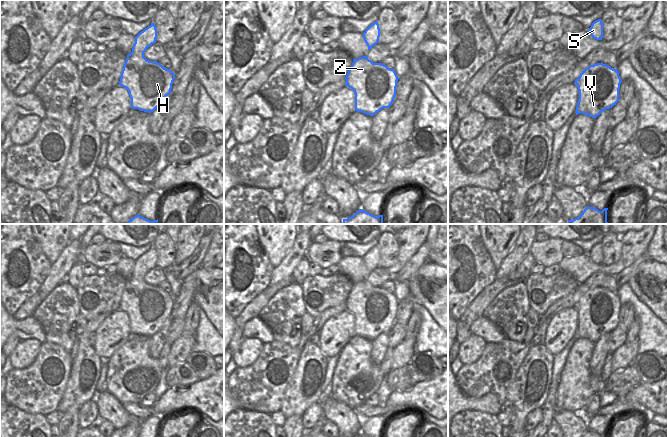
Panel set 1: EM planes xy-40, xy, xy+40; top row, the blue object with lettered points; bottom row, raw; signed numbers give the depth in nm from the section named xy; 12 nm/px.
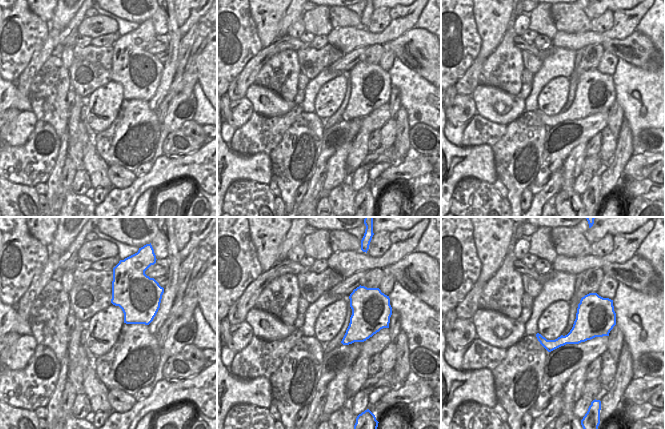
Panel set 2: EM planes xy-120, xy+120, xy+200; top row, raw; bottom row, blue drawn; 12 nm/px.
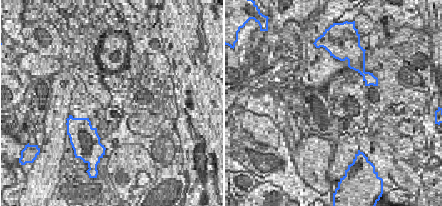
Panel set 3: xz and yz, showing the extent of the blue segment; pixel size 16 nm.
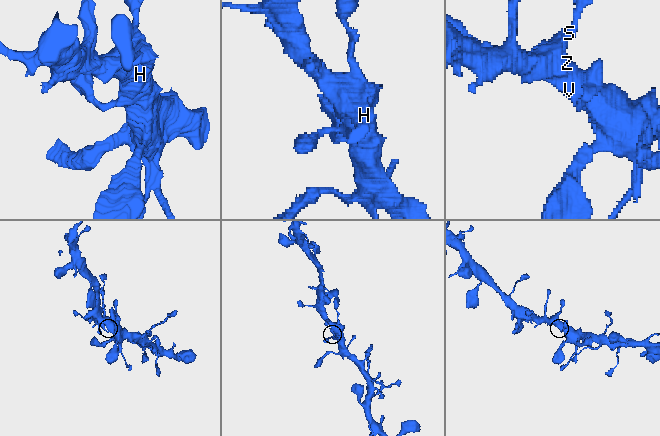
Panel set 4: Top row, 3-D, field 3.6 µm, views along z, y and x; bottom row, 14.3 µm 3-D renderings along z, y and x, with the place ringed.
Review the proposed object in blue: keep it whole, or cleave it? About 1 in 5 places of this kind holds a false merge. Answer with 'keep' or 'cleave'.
keep

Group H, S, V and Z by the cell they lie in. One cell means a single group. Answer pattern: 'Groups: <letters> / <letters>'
Groups: H S V Z

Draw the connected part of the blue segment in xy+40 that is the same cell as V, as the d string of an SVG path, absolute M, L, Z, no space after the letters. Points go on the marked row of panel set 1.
M601 63L590 65L575 80L579 90L576 115L582 113L596 118L619 101L622 80L617 69Z

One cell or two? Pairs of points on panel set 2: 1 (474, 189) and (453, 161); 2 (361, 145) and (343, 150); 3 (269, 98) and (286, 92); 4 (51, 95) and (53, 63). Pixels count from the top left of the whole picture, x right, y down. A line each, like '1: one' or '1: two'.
1: two
2: two
3: two
4: one

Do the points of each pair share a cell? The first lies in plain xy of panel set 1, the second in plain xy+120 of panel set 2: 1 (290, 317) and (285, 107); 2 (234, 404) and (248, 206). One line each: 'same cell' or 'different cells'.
1: different cells
2: different cells

